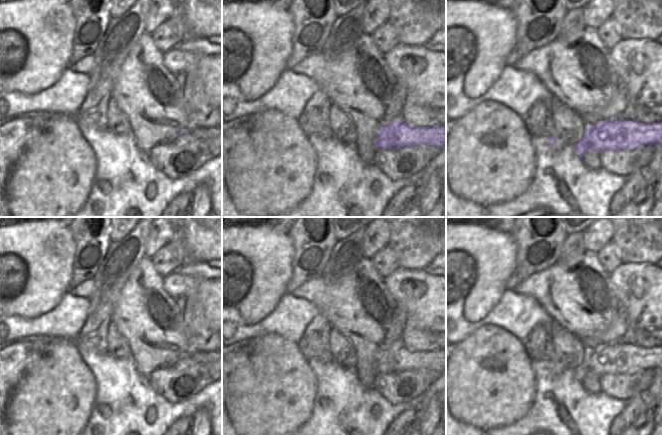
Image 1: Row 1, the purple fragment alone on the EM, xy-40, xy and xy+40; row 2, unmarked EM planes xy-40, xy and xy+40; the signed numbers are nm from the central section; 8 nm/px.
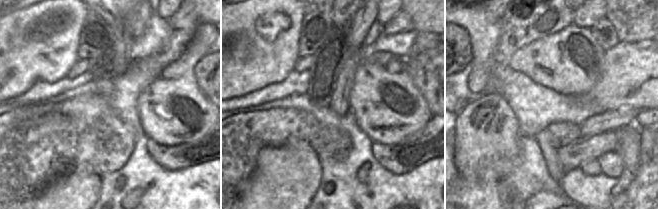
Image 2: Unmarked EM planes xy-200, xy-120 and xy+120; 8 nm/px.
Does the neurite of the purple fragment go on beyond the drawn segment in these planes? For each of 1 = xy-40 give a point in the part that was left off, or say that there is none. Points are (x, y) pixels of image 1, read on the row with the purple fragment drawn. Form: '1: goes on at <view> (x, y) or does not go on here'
1: does not go on here

